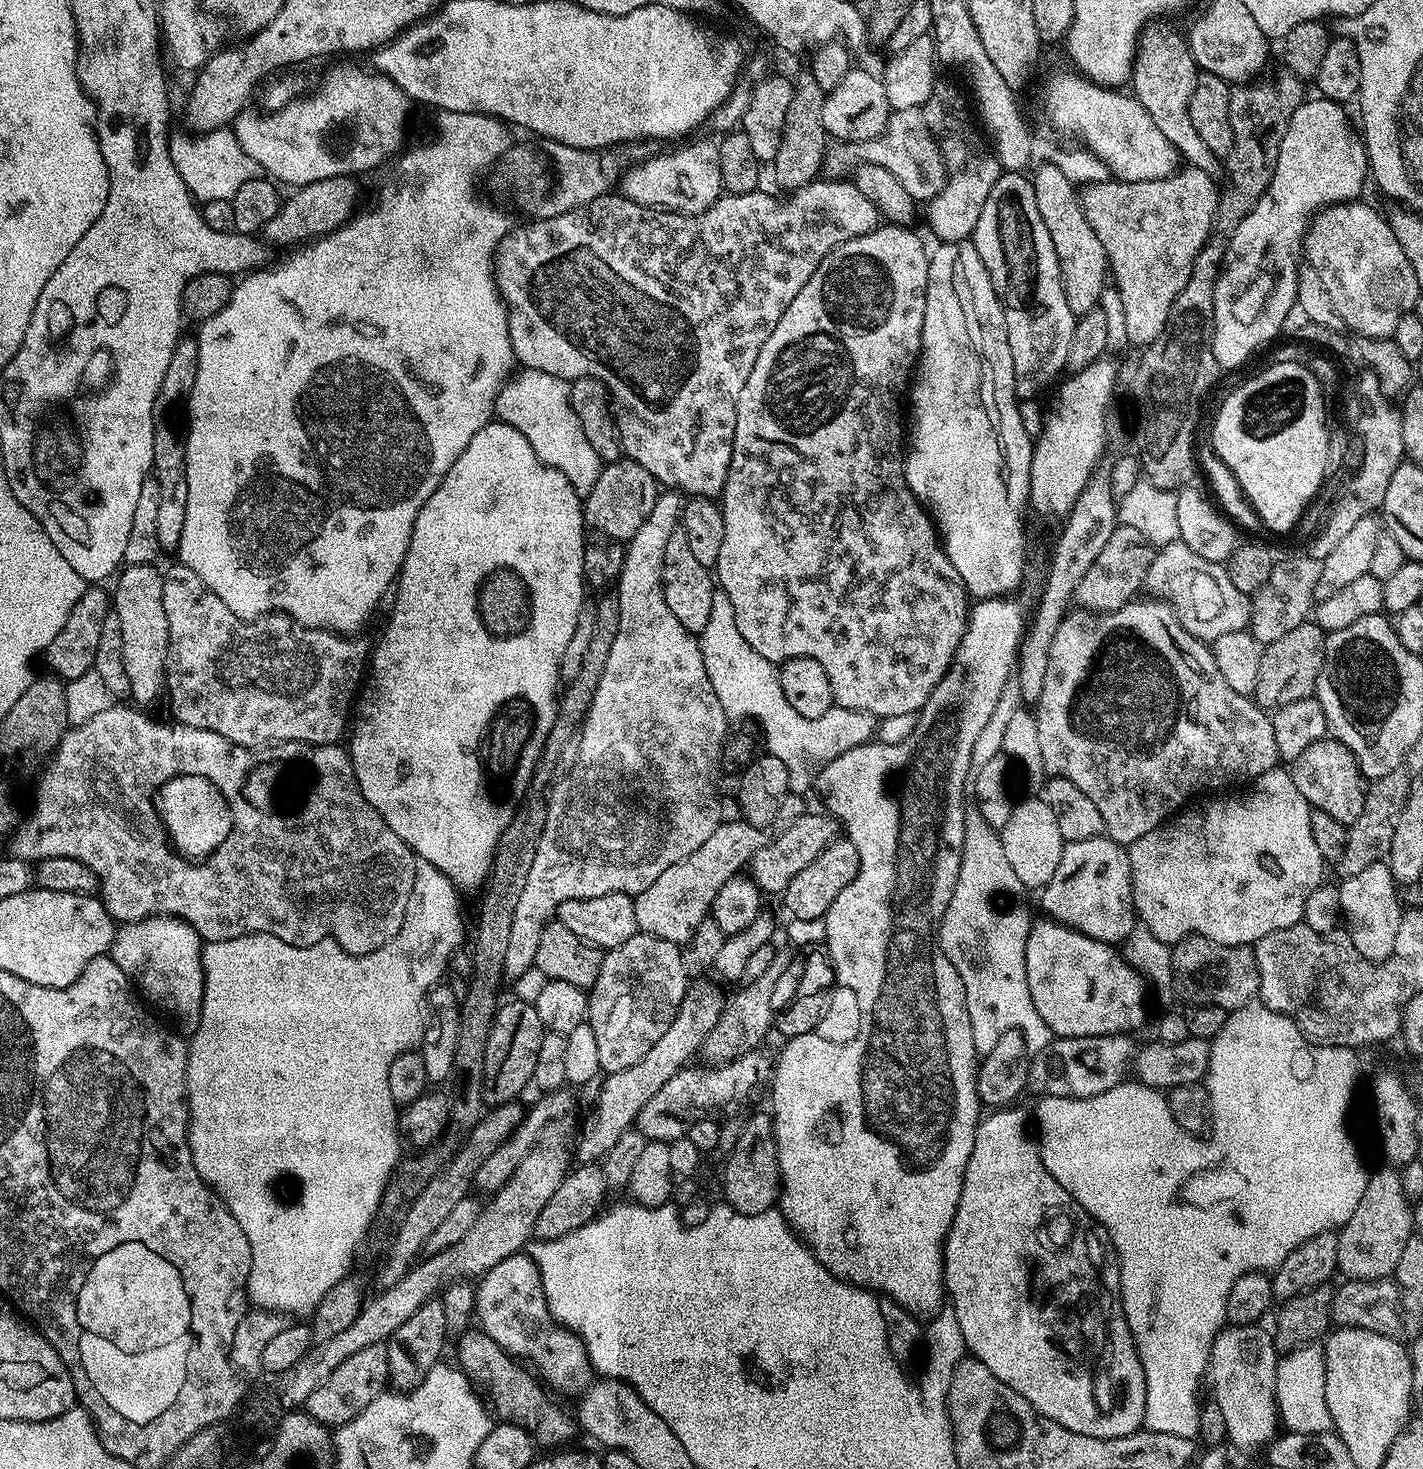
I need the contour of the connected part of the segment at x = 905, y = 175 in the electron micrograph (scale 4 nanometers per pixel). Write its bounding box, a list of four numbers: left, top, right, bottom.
[823,108,948,202]

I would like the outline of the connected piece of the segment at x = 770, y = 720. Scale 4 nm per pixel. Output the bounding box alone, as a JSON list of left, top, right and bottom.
[698,591,878,793]

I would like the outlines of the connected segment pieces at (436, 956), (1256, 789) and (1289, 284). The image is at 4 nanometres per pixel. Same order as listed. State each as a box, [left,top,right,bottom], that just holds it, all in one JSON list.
[[188,859,464,1318],[1127,767,1322,942],[1212,99,1369,370]]

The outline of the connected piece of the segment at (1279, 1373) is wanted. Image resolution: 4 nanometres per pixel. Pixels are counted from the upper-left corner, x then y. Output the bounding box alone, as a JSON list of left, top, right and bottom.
[1275,1343,1332,1433]

